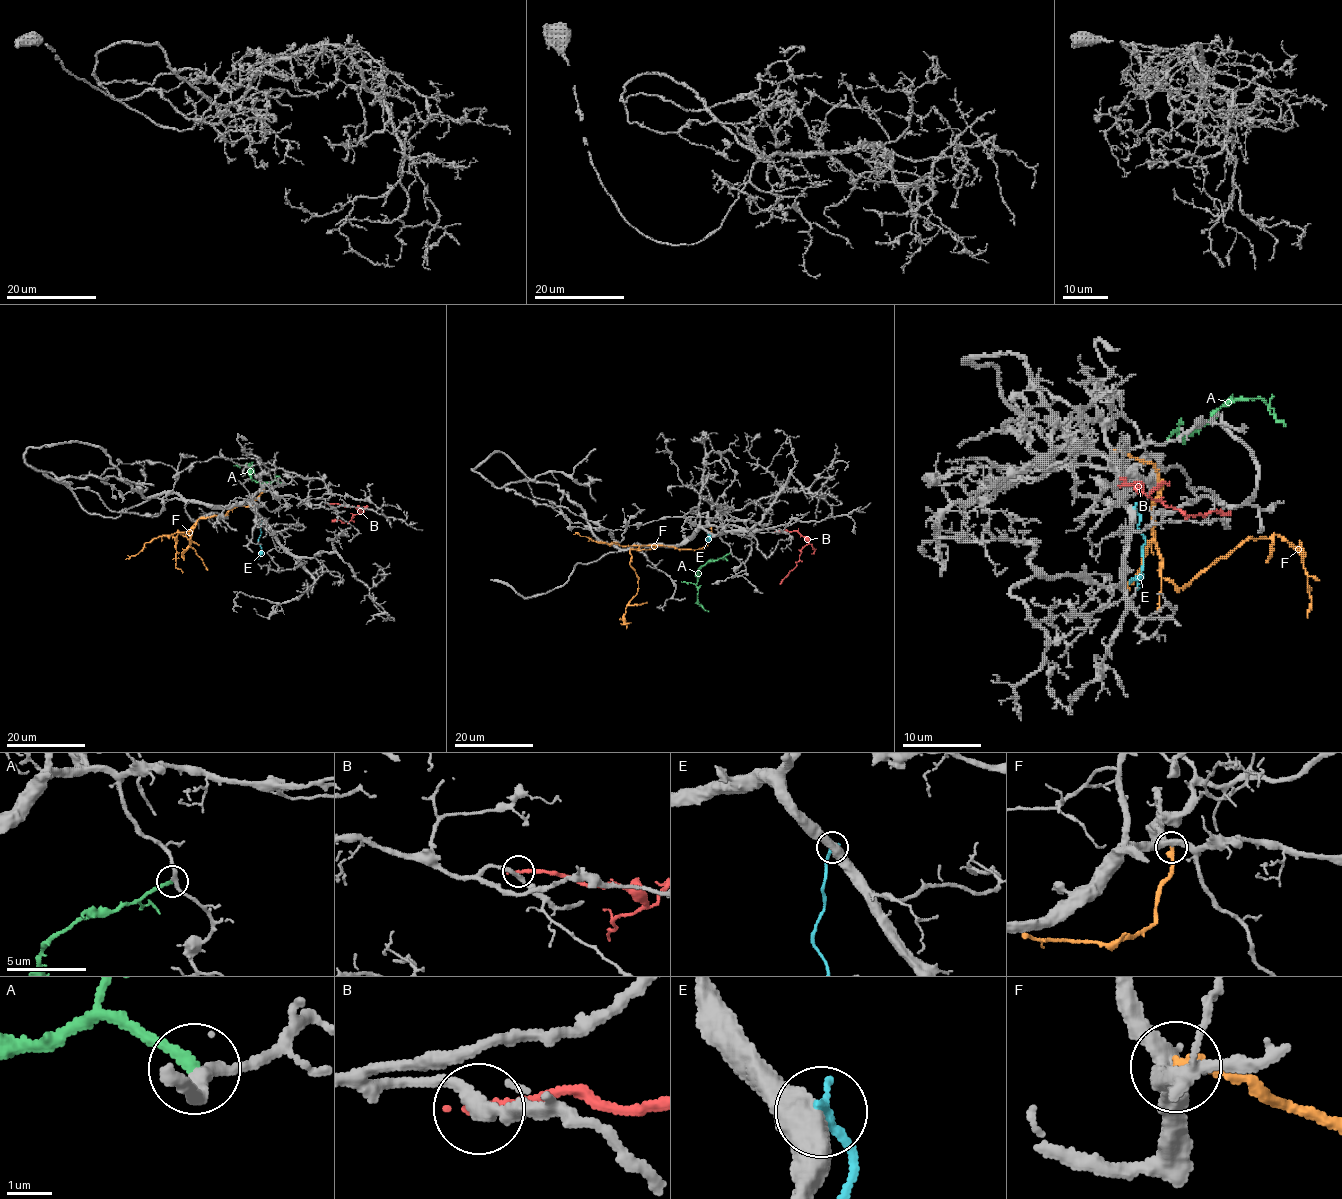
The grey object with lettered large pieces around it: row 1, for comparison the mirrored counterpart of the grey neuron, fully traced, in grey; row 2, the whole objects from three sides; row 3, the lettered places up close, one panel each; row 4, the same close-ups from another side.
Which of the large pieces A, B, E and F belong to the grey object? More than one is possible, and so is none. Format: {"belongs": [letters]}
{"belongs": ["A"]}

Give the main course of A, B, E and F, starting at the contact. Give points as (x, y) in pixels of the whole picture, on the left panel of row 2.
A: (282, 484), (275, 480), (258, 482), (252, 478), (251, 462)
B: (329, 503), (356, 507), (360, 512), (348, 522), (331, 520)
E: (263, 519), (259, 559)
F: (264, 490), (250, 505), (201, 518), (183, 558), (190, 535), (177, 533), (175, 566), (182, 573)

